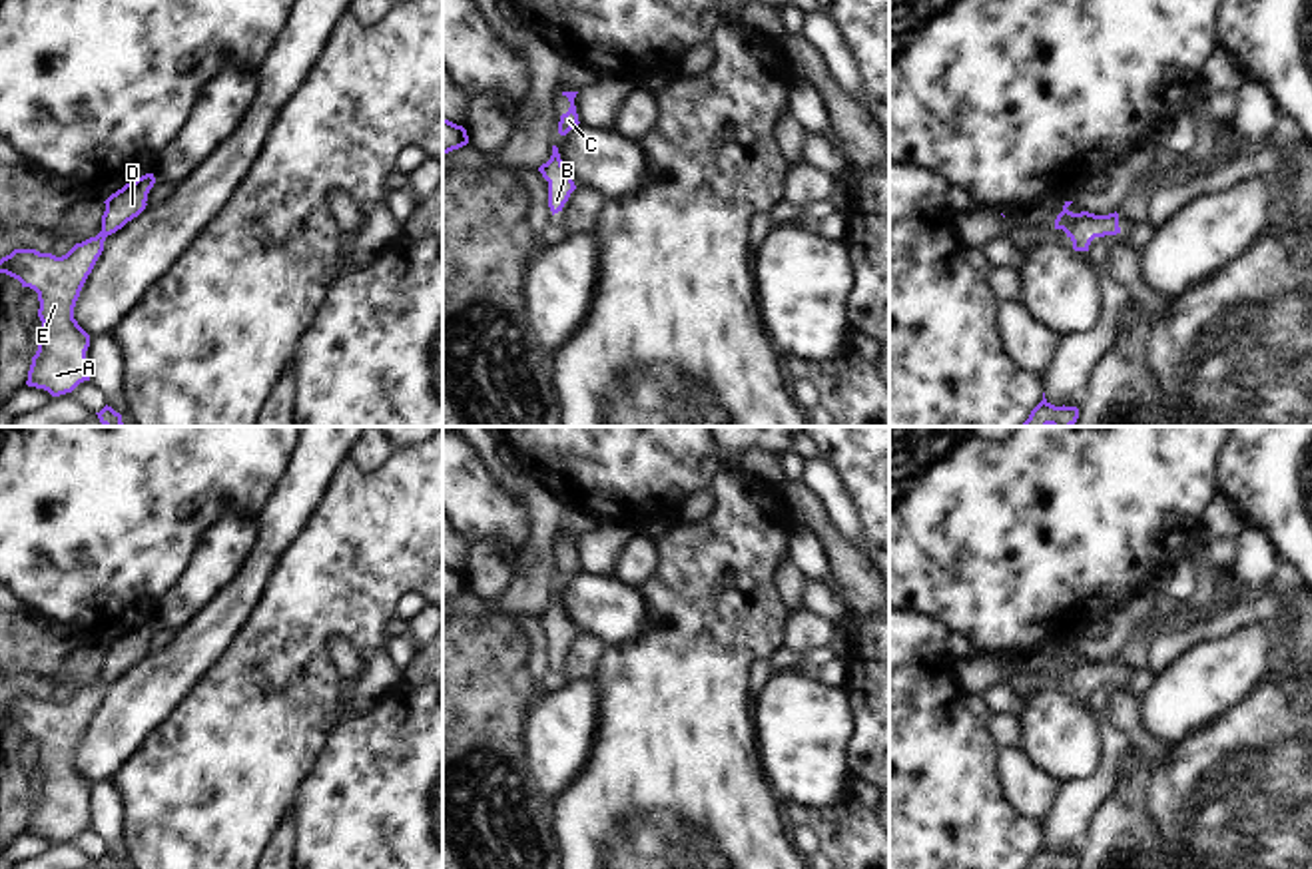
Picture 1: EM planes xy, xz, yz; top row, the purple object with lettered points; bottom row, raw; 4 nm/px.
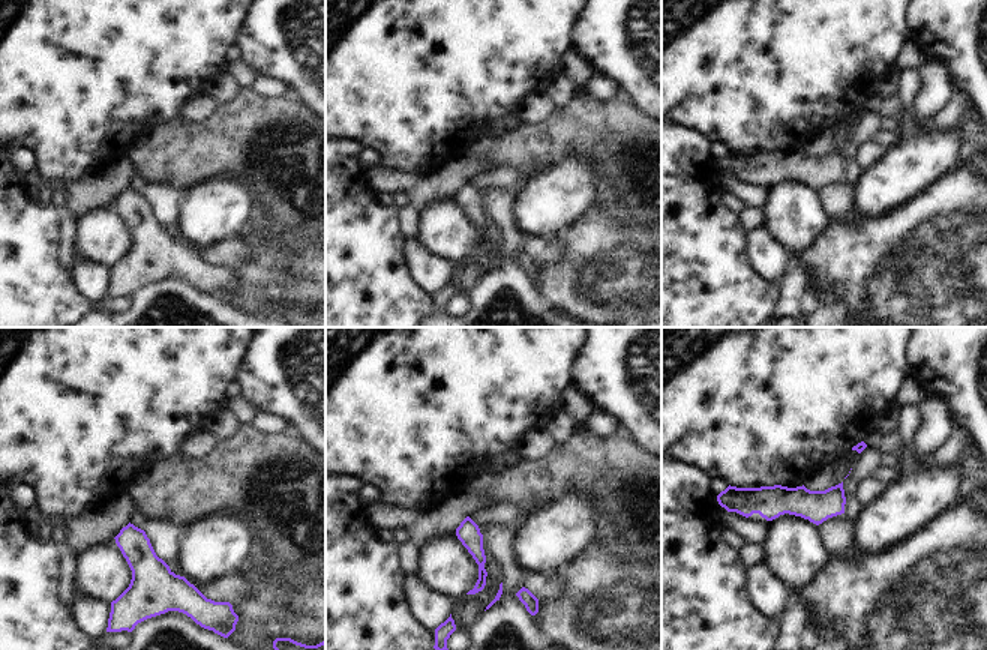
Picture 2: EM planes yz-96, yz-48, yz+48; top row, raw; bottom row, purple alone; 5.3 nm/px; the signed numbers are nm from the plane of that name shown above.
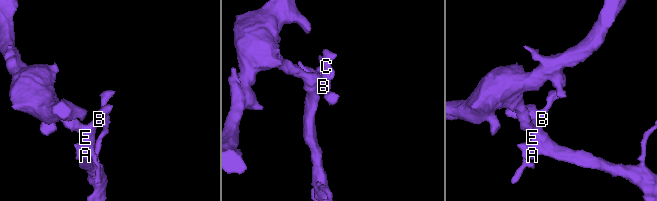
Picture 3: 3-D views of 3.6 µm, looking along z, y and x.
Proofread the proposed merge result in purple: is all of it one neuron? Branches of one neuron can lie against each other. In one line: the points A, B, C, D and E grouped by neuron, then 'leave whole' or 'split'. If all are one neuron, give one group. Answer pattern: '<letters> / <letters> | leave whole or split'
A B C D E | leave whole

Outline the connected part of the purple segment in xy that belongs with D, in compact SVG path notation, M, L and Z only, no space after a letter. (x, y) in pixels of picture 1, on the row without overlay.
M146 620L112 640L104 648L102 678L76 690L62 704L36 696L14 696L0 706L0 720L18 725L22 733L34 735L40 747L42 781L28 817L28 833L60 843L90 827L86 809L90 781L74 765L74 753L104 698L106 684L146 656L154 630L154 620Z

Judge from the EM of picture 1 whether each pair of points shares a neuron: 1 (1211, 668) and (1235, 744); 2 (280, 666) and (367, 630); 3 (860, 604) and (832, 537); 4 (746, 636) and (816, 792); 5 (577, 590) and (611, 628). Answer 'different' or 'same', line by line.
1: different
2: same
3: same
4: different
5: same

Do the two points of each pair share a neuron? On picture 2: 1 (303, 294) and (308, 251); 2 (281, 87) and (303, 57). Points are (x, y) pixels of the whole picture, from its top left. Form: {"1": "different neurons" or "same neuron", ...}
{"1": "same neuron", "2": "different neurons"}

